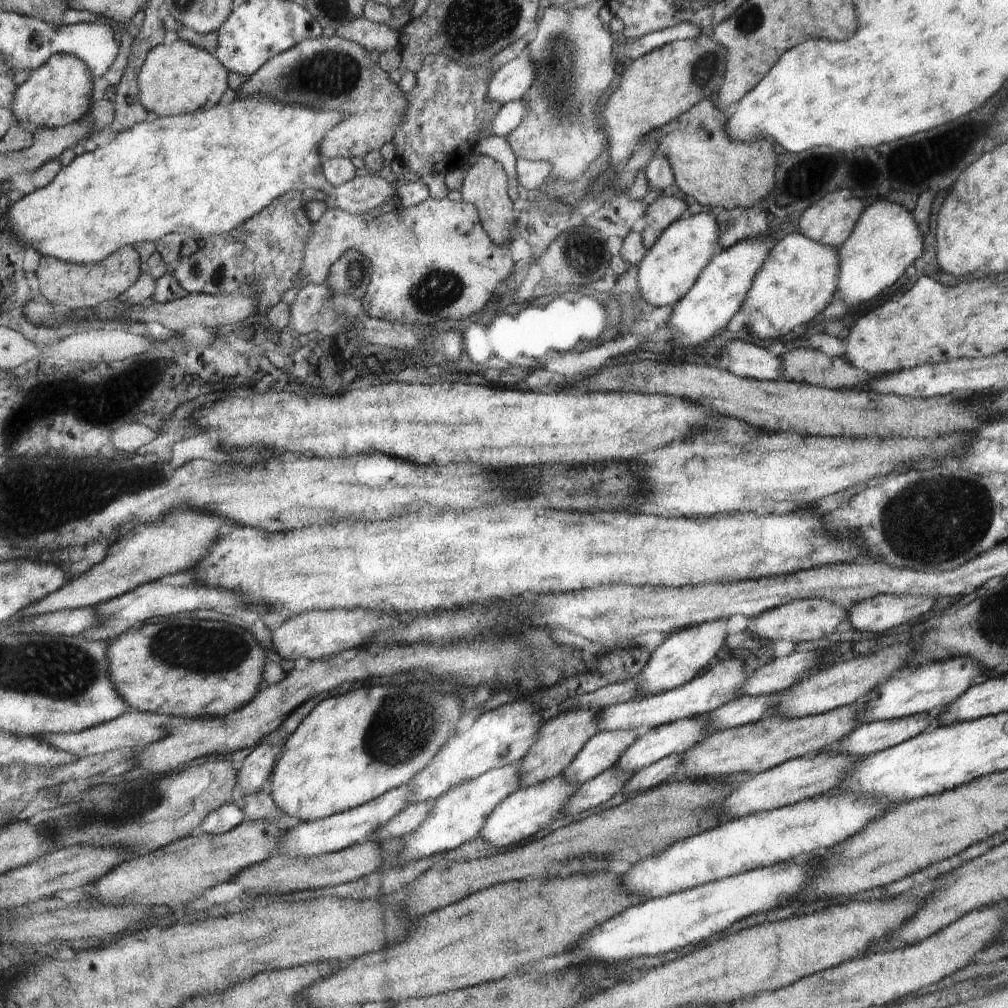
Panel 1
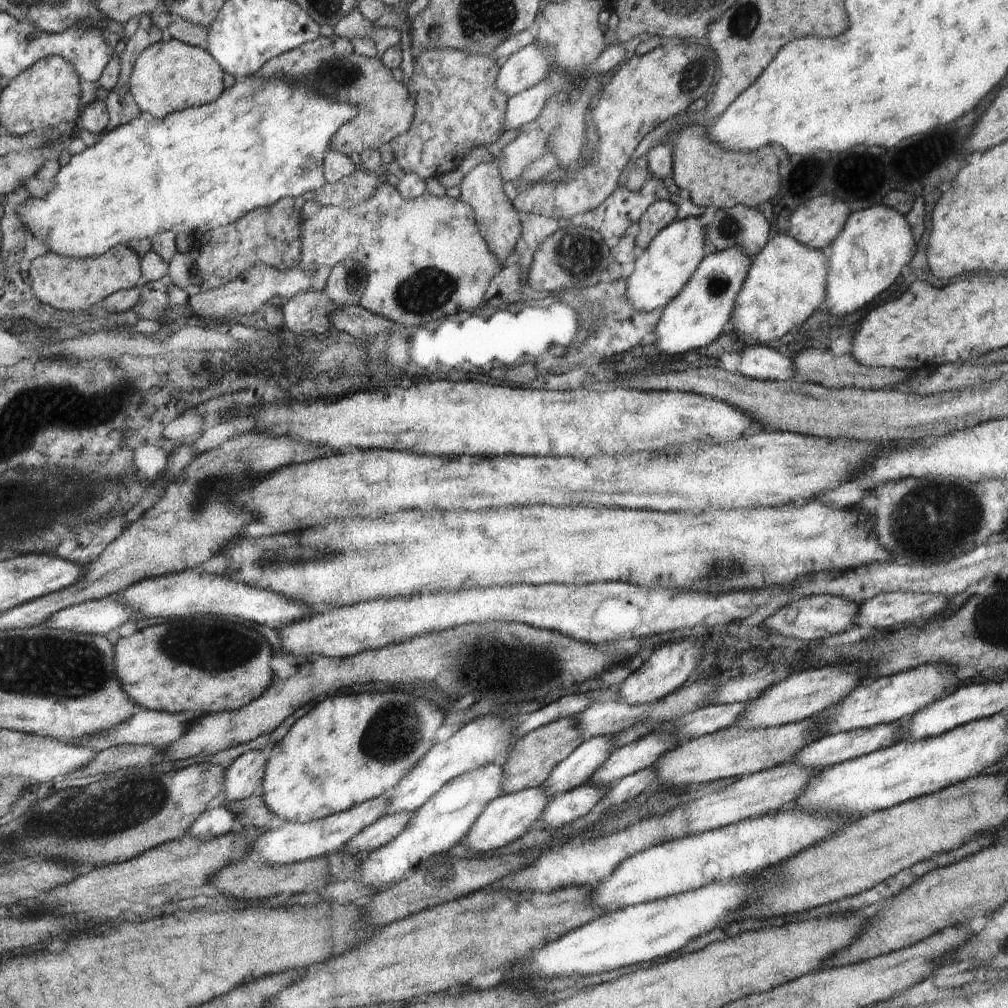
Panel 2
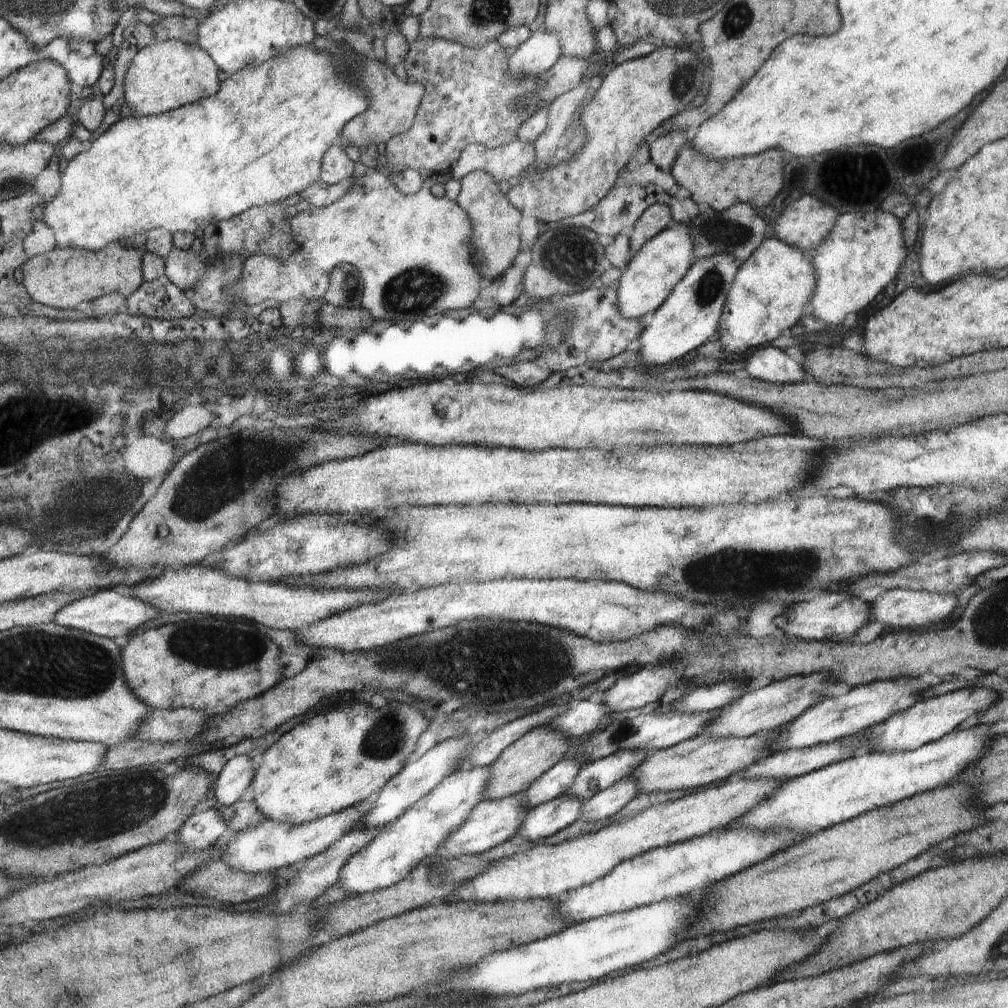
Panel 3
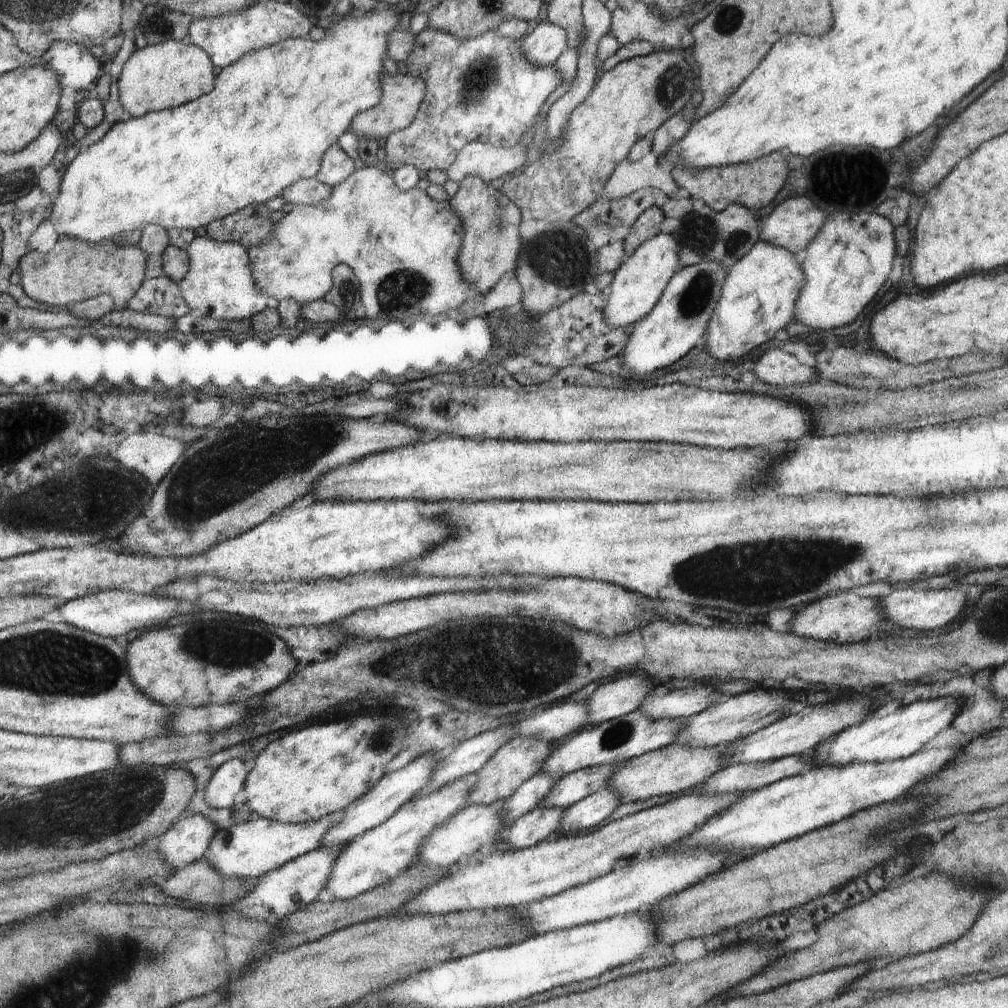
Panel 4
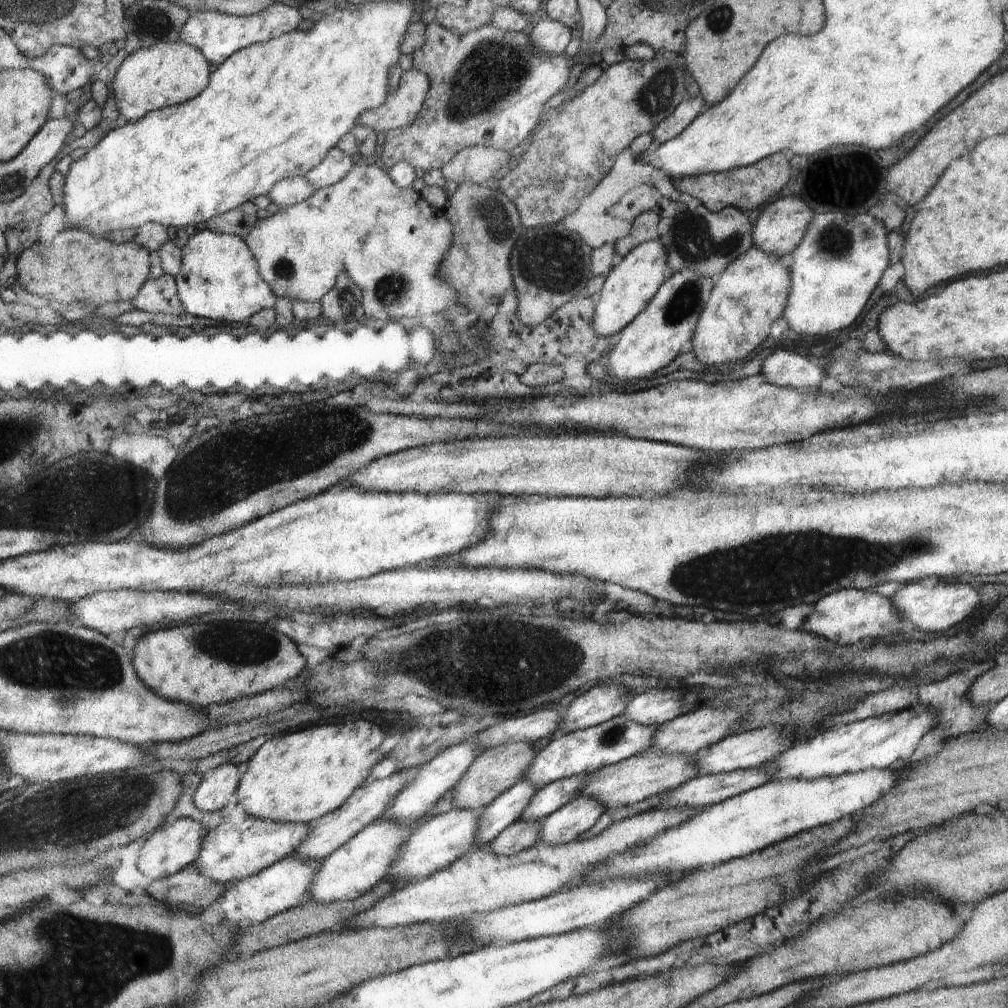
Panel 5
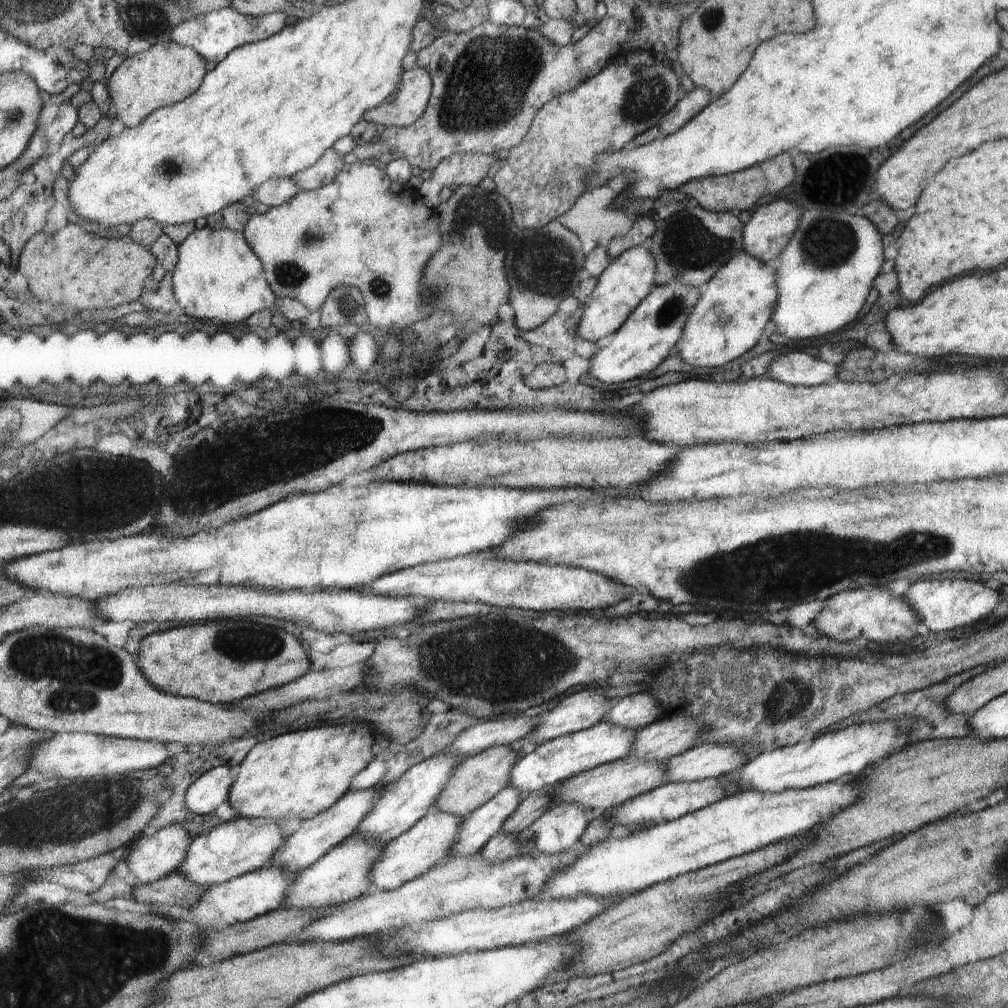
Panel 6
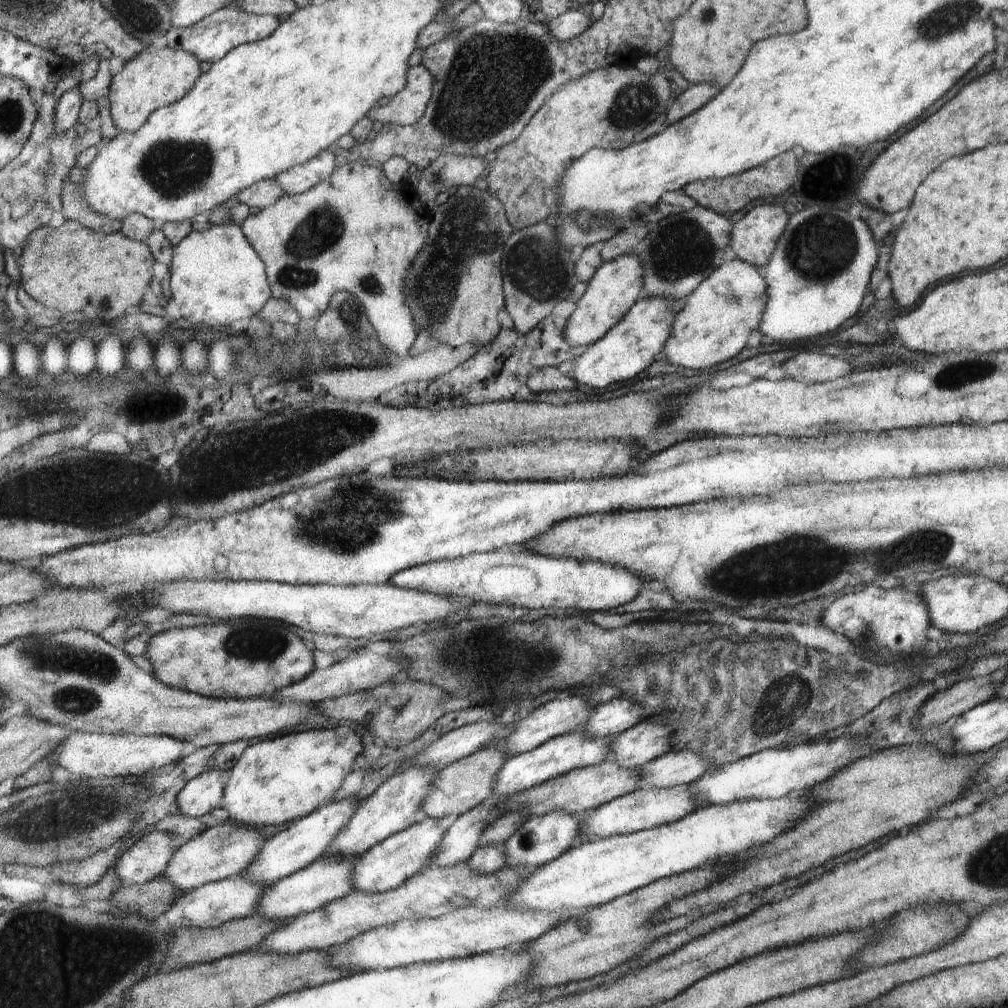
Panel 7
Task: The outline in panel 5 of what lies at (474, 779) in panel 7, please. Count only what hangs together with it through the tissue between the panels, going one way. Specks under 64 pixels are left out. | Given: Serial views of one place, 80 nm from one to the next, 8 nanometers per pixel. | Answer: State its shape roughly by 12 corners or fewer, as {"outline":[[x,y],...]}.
{"outline":[[505,742],[478,755],[450,791],[480,810],[522,782],[538,755]]}

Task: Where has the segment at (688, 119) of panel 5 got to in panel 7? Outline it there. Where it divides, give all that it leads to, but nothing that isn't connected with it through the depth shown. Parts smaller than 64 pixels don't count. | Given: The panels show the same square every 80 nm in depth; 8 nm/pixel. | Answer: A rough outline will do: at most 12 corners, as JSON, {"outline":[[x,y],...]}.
{"outline":[[691,84],[679,91],[666,126],[703,108],[720,92],[715,85]]}

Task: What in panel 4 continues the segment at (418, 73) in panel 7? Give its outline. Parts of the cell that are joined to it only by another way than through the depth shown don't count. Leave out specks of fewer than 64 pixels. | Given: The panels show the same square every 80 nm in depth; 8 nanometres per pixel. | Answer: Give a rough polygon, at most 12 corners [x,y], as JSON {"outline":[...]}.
{"outline":[[384,75],[382,102],[350,132],[378,140],[410,127],[426,98],[420,77]]}

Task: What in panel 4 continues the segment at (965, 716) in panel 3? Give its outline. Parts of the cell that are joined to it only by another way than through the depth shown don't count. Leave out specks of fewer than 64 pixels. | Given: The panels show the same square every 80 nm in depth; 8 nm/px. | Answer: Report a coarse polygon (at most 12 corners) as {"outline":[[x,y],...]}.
{"outline":[[962,698],[870,715],[812,750],[815,766],[914,755],[955,722]]}

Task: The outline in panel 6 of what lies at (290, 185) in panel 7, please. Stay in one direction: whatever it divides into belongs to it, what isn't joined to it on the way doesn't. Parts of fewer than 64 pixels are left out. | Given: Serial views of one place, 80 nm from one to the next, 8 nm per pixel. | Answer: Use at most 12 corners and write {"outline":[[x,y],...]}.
{"outline":[[329,150],[290,180],[301,191],[316,191],[343,171],[342,156]]}

